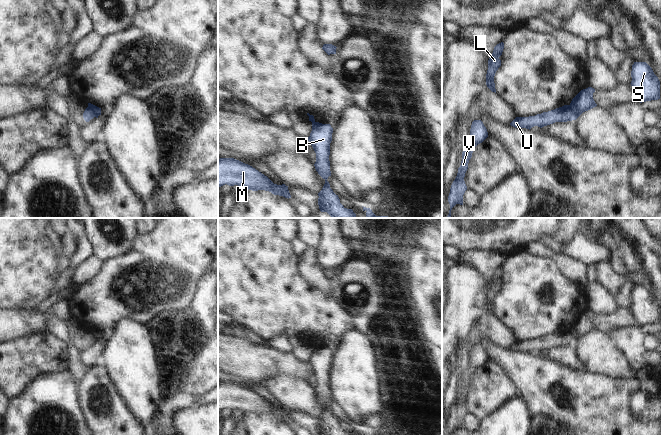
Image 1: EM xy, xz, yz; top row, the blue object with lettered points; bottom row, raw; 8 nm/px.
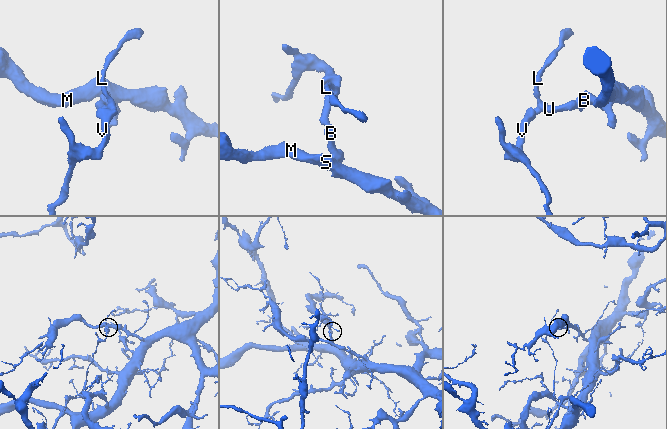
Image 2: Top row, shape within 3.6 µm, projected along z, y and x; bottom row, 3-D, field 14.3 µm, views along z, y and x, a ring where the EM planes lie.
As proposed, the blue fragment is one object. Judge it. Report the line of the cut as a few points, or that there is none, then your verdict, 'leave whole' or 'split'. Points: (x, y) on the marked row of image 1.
cut yz (569, 105), (574, 119); split

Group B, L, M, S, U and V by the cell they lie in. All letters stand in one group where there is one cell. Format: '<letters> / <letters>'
B M S / L U V

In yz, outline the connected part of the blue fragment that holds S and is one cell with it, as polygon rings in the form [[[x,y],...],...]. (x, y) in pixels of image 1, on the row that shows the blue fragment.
[[[634,62],[631,86],[640,103],[660,99],[660,81],[646,62]]]

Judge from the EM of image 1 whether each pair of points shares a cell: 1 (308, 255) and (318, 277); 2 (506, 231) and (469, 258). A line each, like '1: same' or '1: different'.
1: same
2: different

